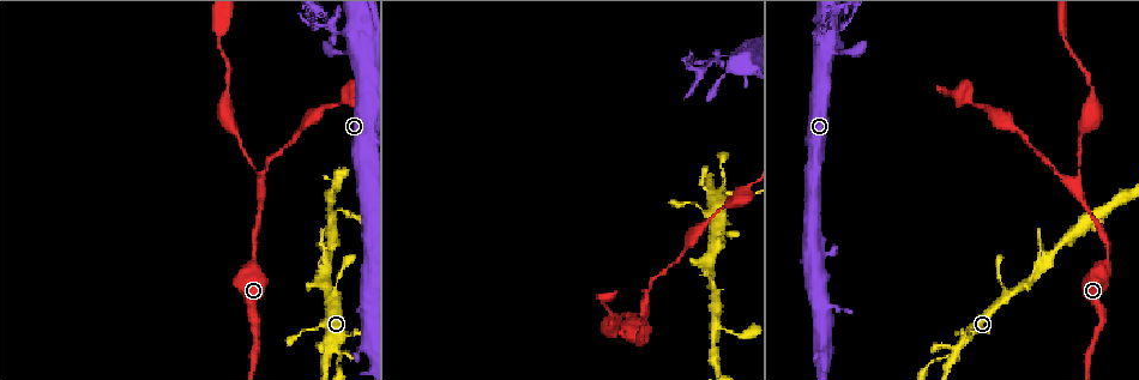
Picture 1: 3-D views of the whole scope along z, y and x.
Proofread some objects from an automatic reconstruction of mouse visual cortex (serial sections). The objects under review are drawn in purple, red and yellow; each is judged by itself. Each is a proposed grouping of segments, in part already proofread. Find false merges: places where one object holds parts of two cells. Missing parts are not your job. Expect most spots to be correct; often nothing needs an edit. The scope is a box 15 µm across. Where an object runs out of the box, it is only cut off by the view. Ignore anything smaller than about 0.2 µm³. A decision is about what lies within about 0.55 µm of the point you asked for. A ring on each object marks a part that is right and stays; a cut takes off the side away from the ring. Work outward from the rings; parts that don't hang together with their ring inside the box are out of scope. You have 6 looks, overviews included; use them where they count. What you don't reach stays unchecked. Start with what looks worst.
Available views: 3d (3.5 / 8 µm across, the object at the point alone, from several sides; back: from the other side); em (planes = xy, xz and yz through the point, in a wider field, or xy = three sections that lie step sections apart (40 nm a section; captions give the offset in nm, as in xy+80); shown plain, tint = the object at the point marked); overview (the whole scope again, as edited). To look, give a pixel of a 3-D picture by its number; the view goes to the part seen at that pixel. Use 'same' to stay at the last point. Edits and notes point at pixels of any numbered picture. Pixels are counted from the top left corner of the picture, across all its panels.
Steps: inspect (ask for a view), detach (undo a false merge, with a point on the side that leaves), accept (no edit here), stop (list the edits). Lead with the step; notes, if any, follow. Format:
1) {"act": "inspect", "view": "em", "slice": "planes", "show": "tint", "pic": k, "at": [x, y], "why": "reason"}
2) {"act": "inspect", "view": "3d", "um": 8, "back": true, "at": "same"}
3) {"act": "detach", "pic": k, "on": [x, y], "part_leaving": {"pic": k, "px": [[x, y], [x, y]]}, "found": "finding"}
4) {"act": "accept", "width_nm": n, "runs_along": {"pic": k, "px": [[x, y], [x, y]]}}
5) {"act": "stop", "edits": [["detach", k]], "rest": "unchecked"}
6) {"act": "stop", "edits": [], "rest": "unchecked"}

{"act": "inspect", "view": "3d", "um": 3.5, "pic": 1, "at": [341, 34], "why": "narrows sharply"}

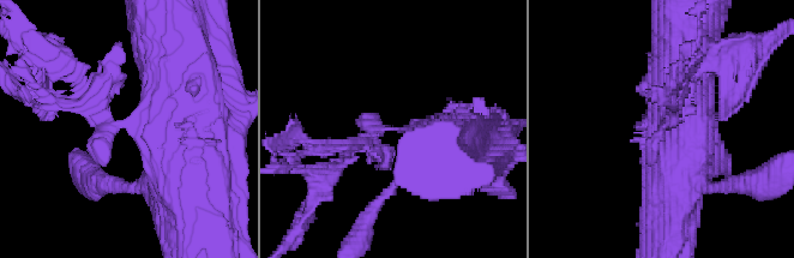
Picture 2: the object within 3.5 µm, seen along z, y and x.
{"act": "inspect", "view": "em", "slice": "planes", "show": "plain", "pic": 2, "at": [661, 127]}

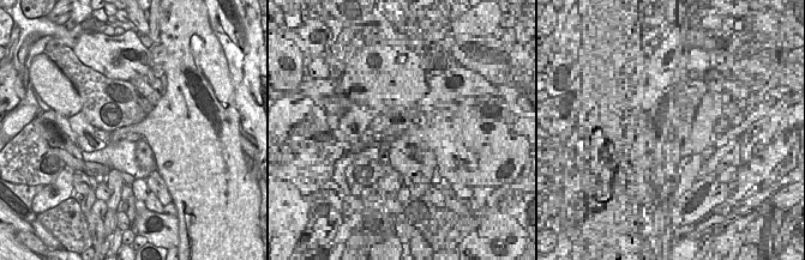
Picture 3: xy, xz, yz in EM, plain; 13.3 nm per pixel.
{"act": "inspect", "view": "em", "slice": "planes", "show": "tint", "at": "same", "why": "with the object marked"}

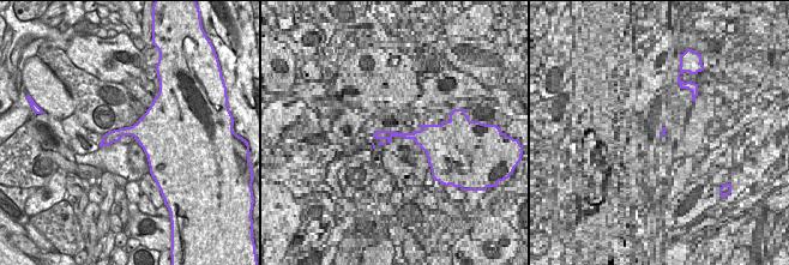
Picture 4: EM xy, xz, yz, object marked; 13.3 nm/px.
{"act": "detach", "pic": 2, "on": [115, 83], "part_leaving": {"pic": 2, "px": [[115, 127], [76, 65], [53, 50]]}, "found": "a second cell is stuck on"}

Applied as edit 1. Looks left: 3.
{"act": "inspect", "view": "overview", "why": "redraw"}

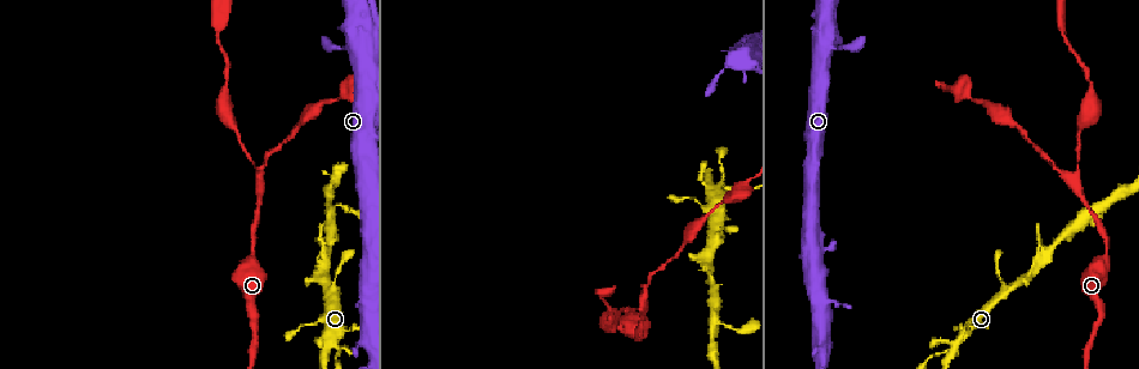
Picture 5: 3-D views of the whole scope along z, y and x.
{"act": "inspect", "view": "em", "slice": "xy", "step": 1, "show": "tint", "pic": 5, "at": [960, 338], "why": "arms part here"}

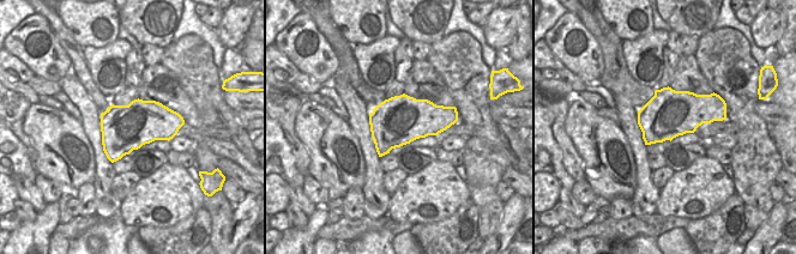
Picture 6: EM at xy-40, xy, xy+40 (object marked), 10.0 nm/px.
{"act": "inspect", "view": "3d", "um": 3.5, "at": "same", "why": "wider look"}

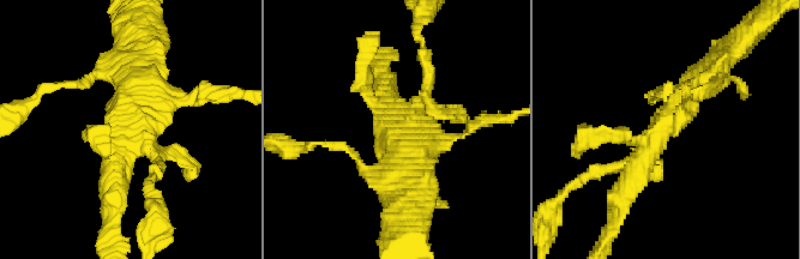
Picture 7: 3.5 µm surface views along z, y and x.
{"act": "accept", "runs_along": {"pic": 7, "px": [[720, 61], [667, 116], [625, 187]]}, "found": "all the same cell"}

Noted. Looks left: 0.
{"act": "stop", "edits": [["detach", 2]], "rest": "unchecked"}

